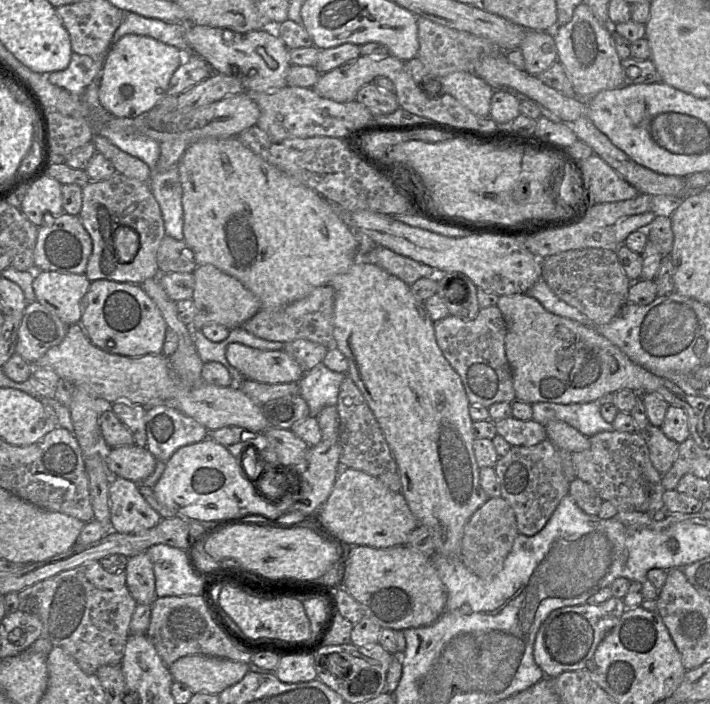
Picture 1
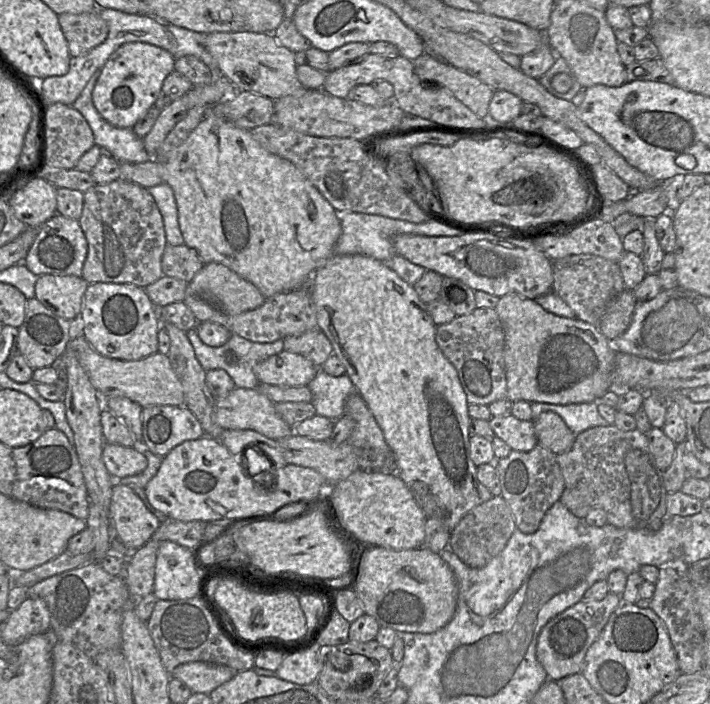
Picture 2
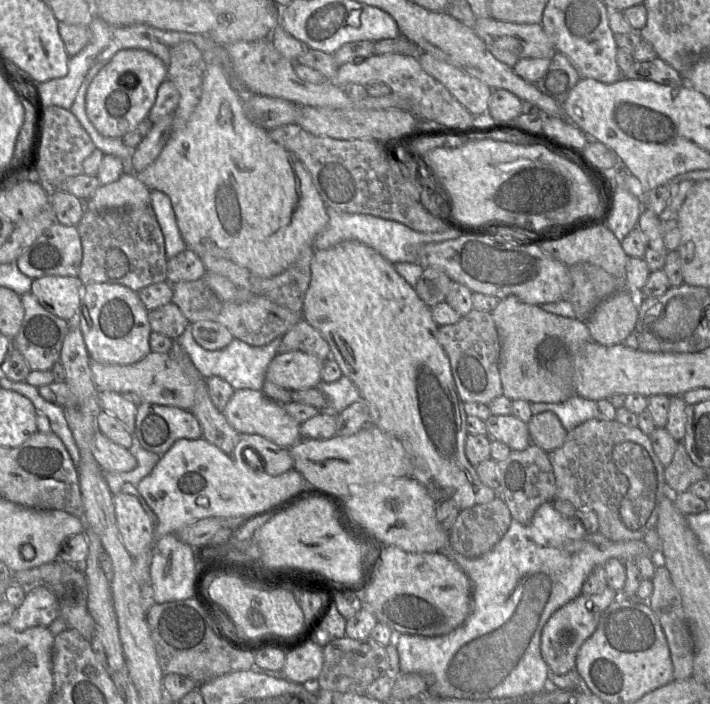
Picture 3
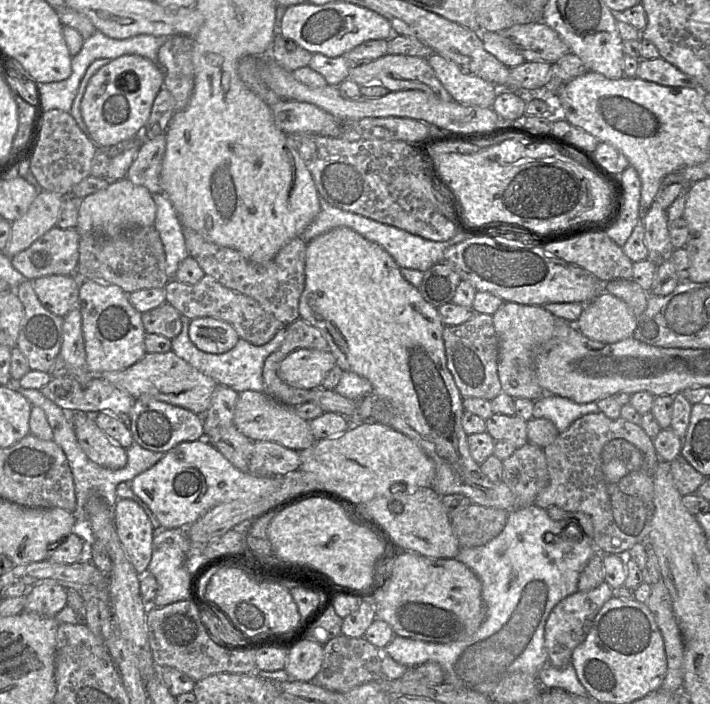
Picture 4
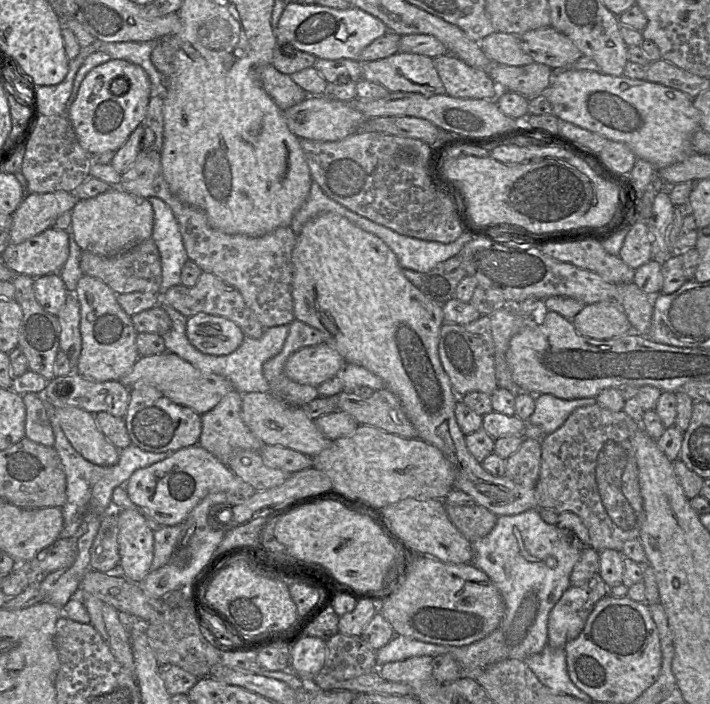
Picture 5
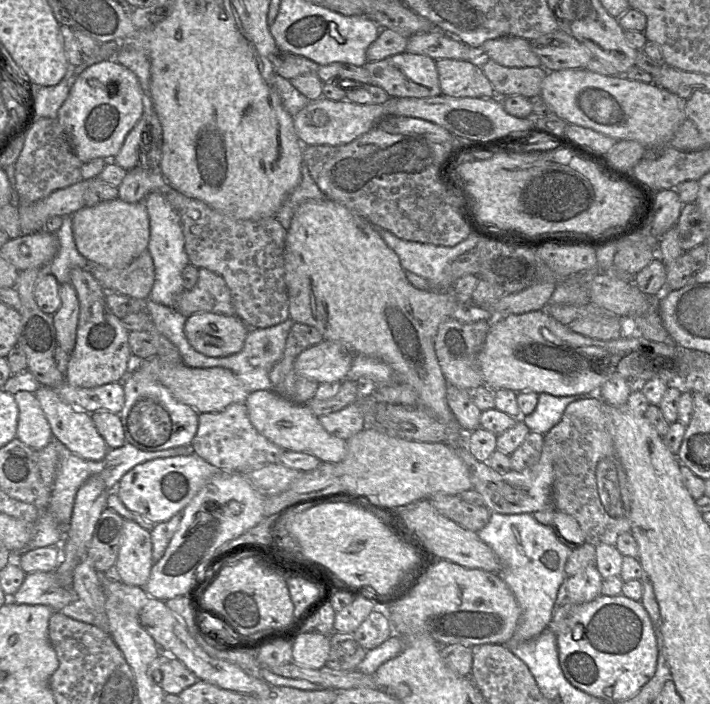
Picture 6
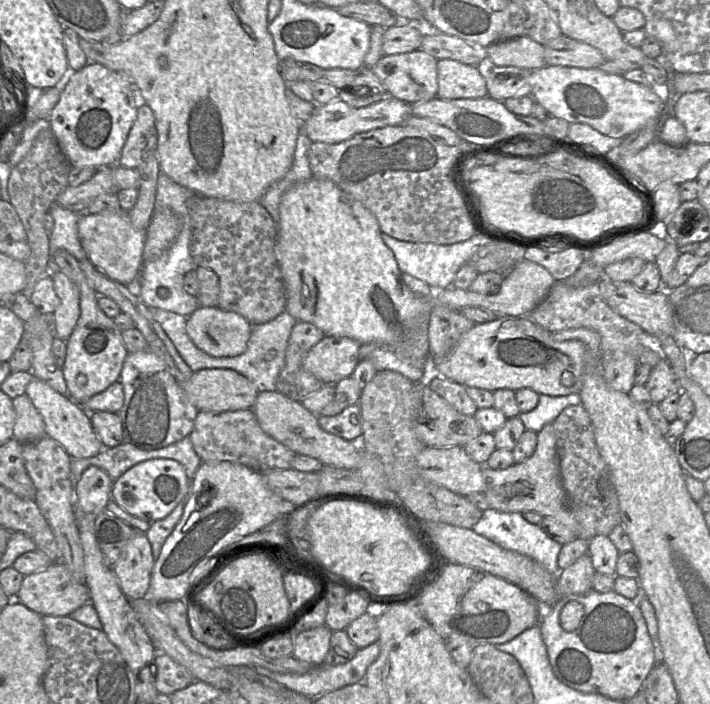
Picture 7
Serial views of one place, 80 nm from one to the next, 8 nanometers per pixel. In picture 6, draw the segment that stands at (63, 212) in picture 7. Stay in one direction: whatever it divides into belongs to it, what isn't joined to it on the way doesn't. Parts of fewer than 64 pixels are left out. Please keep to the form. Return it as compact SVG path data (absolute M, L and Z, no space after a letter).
M62 216L61 227L55 233L59 240L59 250L48 265L59 284L70 283L70 271L74 267L85 269L88 260L79 253L73 236L72 216Z

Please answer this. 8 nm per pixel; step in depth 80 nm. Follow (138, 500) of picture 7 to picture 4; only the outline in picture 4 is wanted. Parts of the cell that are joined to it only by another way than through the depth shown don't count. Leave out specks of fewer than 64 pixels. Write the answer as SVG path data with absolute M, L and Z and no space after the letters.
M206 439L182 442L130 483L133 493L153 512L162 529L187 528L213 507L231 501L256 501L275 492L282 477L262 477L235 468Z

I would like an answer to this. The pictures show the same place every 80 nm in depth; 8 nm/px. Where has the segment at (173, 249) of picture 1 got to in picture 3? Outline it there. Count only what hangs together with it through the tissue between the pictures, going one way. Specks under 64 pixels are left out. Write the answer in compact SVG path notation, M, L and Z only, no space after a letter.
M189 248L167 260L167 281L170 284L196 281L203 278L205 273L202 260Z

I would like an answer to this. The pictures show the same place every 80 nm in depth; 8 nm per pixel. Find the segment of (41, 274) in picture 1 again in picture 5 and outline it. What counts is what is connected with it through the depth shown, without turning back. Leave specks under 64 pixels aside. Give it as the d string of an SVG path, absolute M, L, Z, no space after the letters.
M47 274L35 278L33 289L41 307L55 316L64 306L69 293L59 274Z

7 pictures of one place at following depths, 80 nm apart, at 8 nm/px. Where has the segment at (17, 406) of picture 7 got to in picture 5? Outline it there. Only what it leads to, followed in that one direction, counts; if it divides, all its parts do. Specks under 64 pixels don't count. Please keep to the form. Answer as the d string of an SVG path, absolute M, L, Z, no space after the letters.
M42 394L22 395L26 408L25 438L46 447L53 447L54 434L44 407Z

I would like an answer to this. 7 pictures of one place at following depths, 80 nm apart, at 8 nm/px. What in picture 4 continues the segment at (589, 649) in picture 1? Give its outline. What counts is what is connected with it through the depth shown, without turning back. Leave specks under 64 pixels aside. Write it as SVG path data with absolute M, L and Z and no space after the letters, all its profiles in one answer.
M604 581L592 590L576 591L553 608L545 626L545 647L549 664L562 668L571 663L574 649L585 640L597 613L612 597L613 589Z

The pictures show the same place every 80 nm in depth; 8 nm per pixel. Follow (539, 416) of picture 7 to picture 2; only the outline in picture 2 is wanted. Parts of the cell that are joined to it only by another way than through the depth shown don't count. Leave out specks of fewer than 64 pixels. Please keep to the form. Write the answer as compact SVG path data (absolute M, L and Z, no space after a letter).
M531 402L532 418L536 418L541 412L553 411L565 422L574 433L595 427L605 426L609 423L599 414L596 402L583 402L572 404L550 404Z

